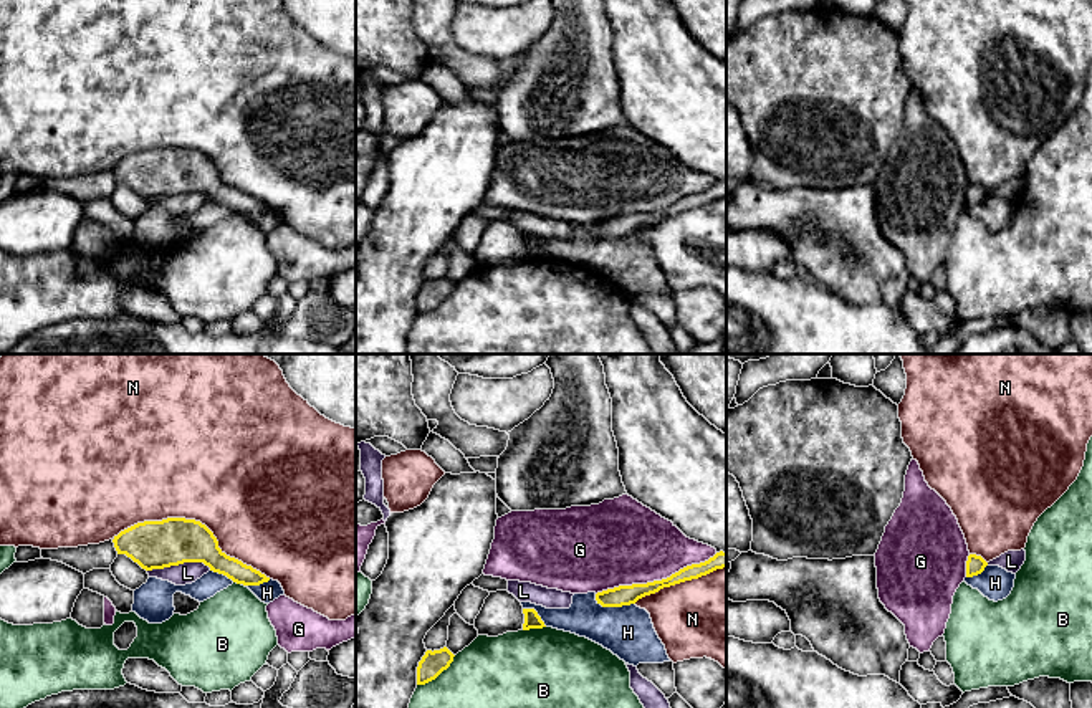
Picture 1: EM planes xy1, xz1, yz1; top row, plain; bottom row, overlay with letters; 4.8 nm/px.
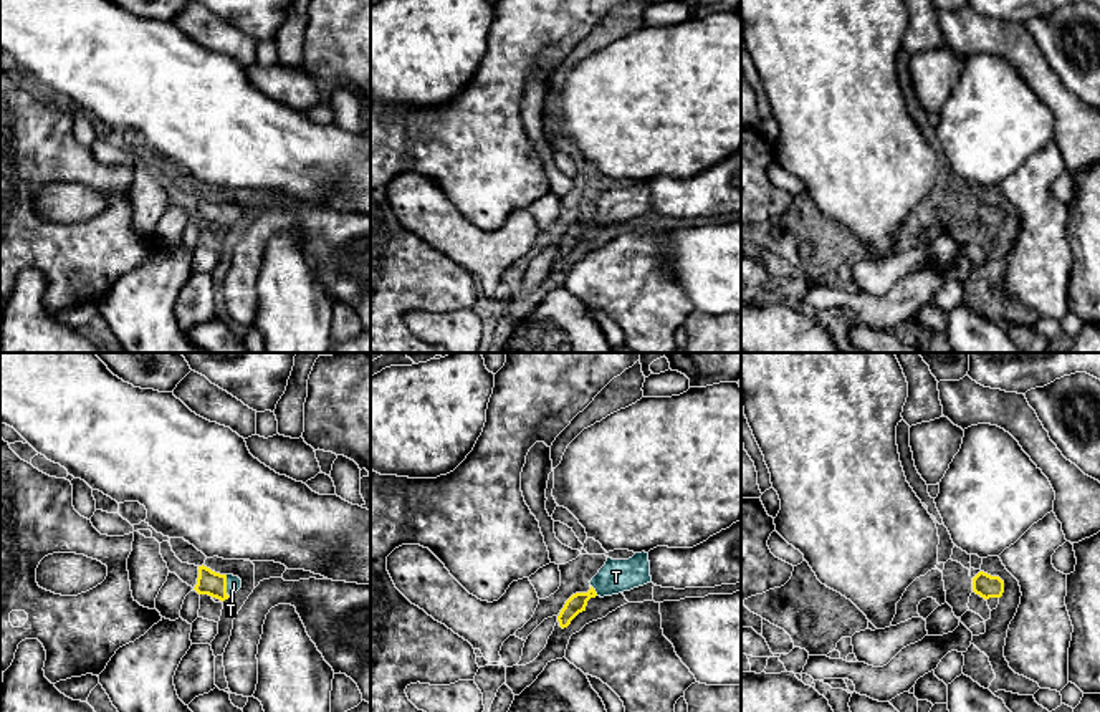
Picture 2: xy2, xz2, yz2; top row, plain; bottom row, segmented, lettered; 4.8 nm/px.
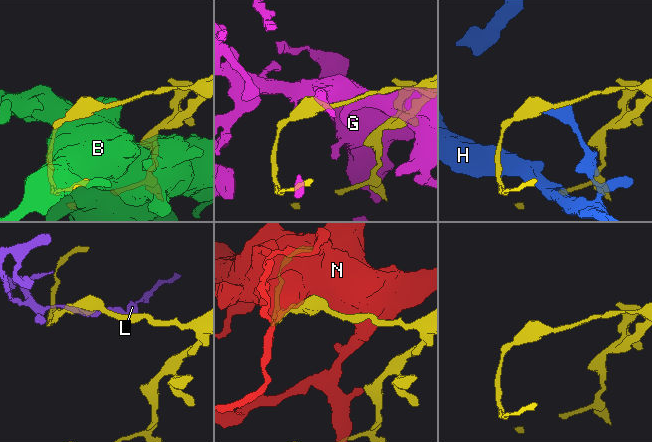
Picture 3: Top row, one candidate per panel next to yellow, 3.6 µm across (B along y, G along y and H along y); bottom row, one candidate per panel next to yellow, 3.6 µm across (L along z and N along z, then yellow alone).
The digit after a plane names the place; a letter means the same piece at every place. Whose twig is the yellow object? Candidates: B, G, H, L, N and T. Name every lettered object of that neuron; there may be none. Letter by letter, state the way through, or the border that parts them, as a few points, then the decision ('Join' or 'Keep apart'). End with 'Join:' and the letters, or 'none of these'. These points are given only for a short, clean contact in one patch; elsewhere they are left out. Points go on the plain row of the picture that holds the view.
B: Keep apart
G: Keep apart
H: Keep apart
L: Boundary: xy1 (210, 197), (202, 192), (179, 192), (148, 200). Keep apart
N: Keep apart
T: Path across: xy2 (210, 212), (225, 216), (234, 212). Join
Join: T

